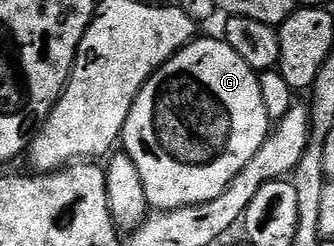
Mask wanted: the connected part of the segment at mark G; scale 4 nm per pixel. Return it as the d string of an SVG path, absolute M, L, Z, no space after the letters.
M201 37L189 41L180 52L172 55L172 59L165 61L148 78L138 93L138 98L132 103L132 111L122 128L121 148L136 165L136 171L140 173L140 180L144 183L144 195L148 199L151 210L154 211L183 209L189 205L199 205L205 201L216 199L216 195L223 193L232 183L232 179L236 179L236 175L240 175L240 171L244 171L244 167L252 159L252 155L256 155L256 151L260 151L260 147L272 132L272 122L268 110L264 108L264 99L260 96L258 74L254 72L252 67L248 67L248 63L244 63L244 59L240 59L240 55L236 55L236 51L232 51L232 47L228 47L228 43L224 39L218 38L217 41L214 37Z

